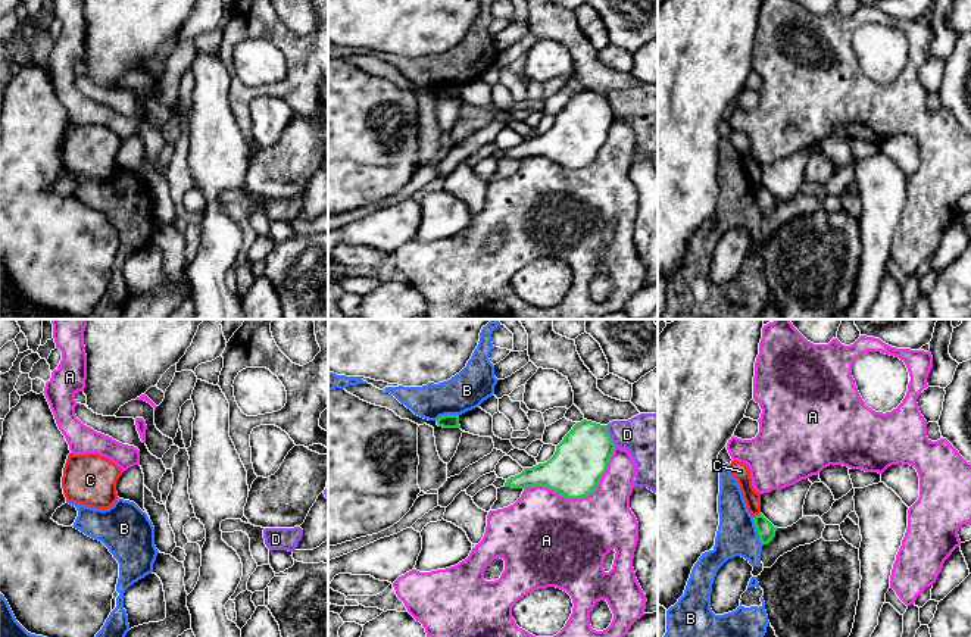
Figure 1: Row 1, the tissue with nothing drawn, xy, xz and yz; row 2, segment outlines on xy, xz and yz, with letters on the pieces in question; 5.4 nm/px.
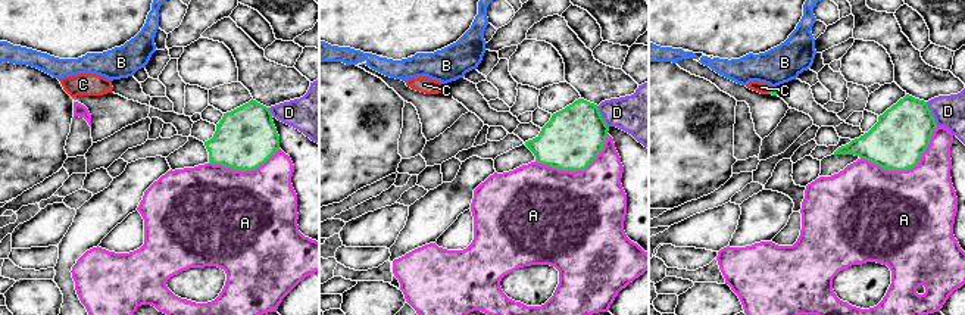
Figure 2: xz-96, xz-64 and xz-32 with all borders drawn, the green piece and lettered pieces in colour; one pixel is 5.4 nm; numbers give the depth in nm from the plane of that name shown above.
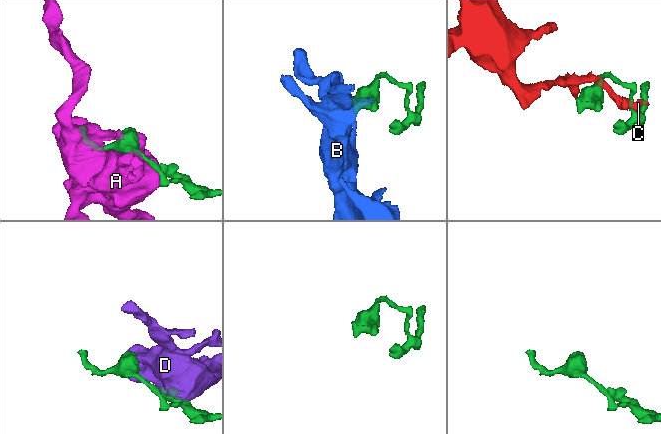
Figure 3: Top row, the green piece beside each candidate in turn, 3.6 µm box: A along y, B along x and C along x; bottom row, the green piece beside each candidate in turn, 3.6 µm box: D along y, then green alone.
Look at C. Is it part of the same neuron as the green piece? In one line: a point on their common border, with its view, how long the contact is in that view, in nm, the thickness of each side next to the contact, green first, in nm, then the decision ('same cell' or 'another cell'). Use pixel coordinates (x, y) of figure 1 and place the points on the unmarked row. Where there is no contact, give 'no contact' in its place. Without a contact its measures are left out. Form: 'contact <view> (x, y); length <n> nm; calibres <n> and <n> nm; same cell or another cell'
contact yz (756, 186); length 50 nm; calibres 100 and 90 nm; another cell

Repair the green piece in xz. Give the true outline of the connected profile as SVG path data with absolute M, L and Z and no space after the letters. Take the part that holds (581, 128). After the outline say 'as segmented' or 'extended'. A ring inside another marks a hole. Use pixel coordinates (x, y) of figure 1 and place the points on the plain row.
M587 90L577 93L544 134L506 150L505 157L547 157L565 169L591 165L608 140L615 115L606 96Z | as segmented

